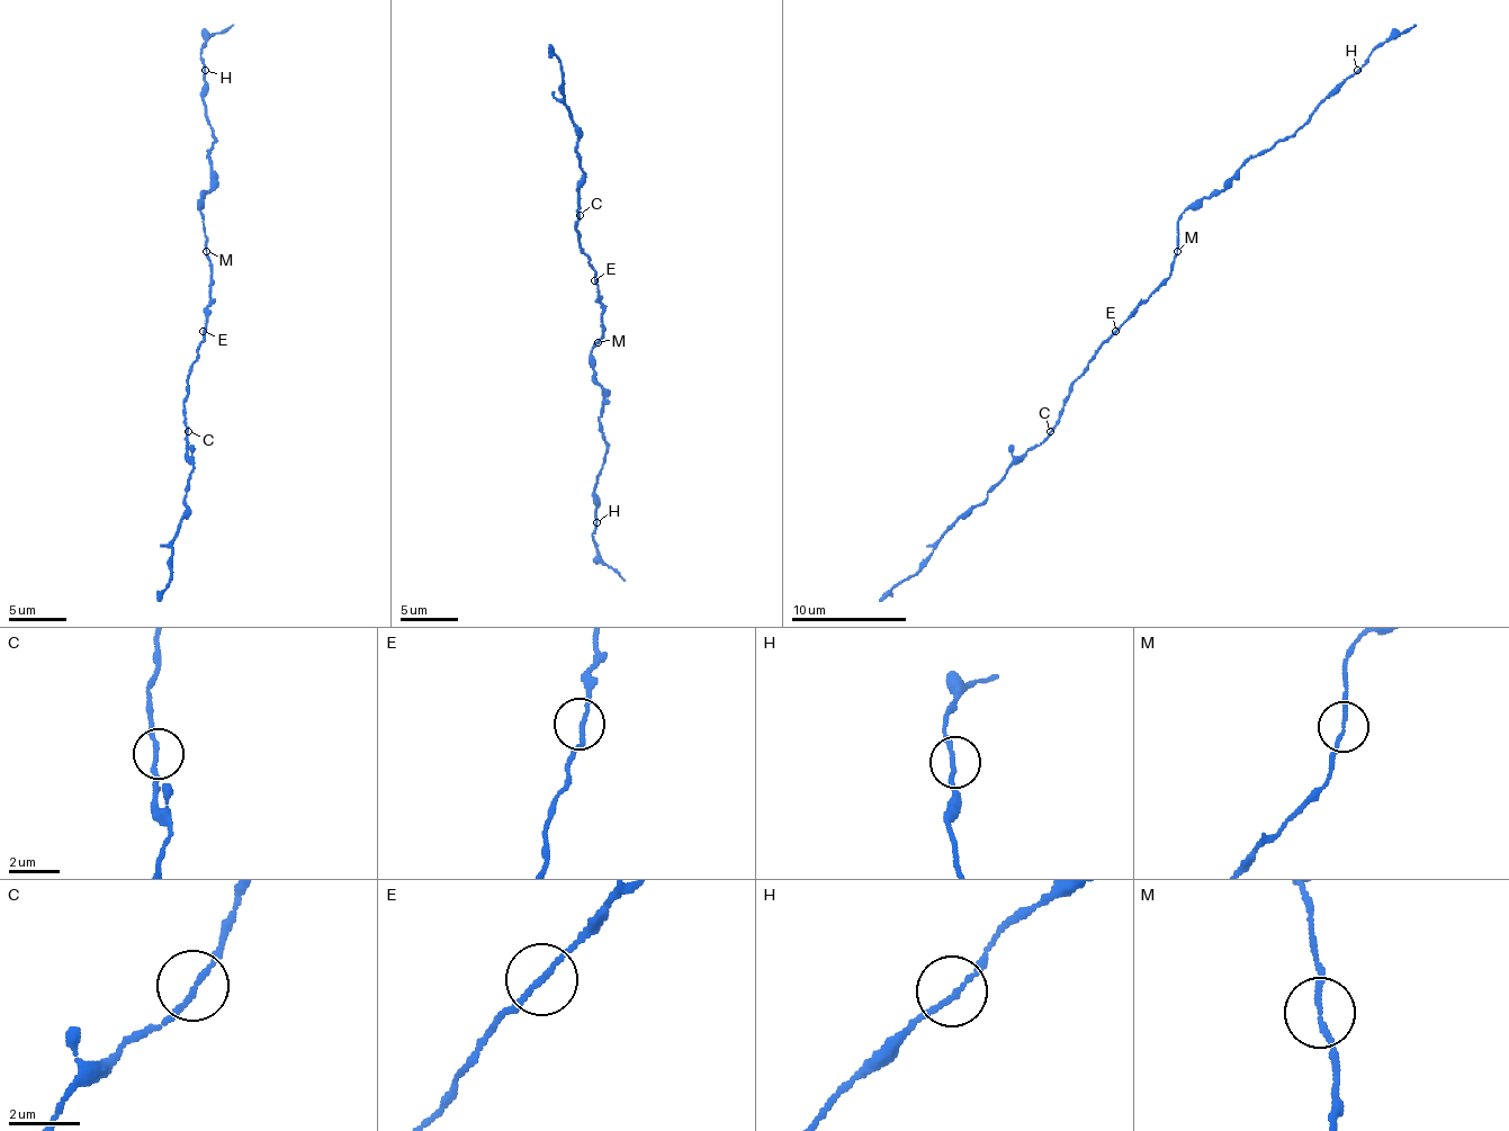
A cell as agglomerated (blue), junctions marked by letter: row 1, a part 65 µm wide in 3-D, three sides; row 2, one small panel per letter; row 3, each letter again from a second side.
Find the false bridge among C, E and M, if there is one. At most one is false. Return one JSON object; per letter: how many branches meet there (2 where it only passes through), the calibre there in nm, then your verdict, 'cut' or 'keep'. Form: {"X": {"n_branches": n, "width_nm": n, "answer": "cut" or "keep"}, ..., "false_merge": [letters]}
{"C": {"n_branches": 2, "width_nm": 150, "answer": "keep"}, "E": {"n_branches": 2, "width_nm": 150, "answer": "keep"}, "M": {"n_branches": 2, "width_nm": 140, "answer": "keep"}, "false_merge": []}

